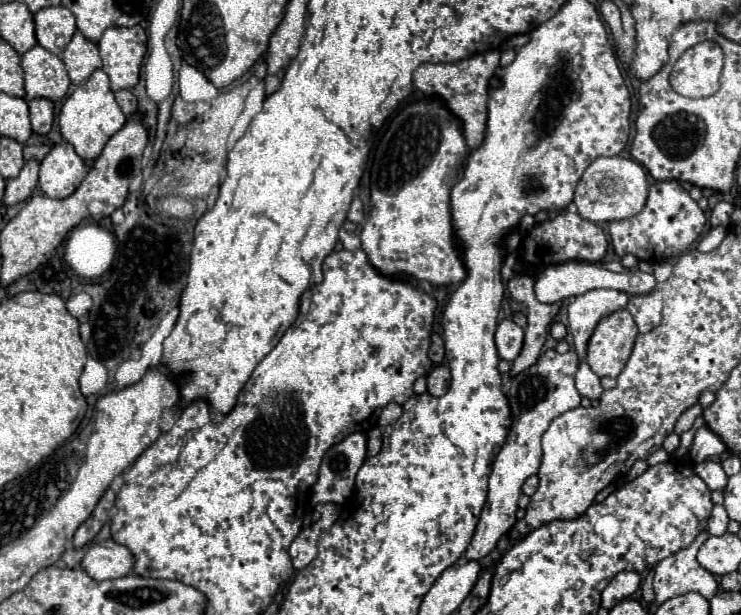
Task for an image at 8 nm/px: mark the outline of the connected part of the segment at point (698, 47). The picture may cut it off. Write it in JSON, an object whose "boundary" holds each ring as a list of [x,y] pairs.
{"boundary":[[[699,42],[679,58],[671,70],[671,86],[687,98],[707,98],[719,90],[723,52],[715,42]]]}

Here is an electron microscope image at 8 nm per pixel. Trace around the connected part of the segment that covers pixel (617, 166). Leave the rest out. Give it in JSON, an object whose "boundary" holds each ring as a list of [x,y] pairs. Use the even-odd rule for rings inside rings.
{"boundary":[[[597,158],[581,176],[573,204],[577,206],[577,214],[589,222],[611,222],[625,220],[641,212],[647,200],[647,178],[645,168],[631,158]]]}

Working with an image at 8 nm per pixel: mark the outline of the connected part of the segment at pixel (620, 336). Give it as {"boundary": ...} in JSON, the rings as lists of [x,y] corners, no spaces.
{"boundary":[[[627,310],[605,316],[587,344],[587,364],[597,376],[617,378],[625,368],[637,338],[637,324]]]}

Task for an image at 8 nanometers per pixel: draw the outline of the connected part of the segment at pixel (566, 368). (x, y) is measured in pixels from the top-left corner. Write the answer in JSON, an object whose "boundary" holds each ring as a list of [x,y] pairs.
{"boundary":[[[571,348],[565,354],[559,354],[555,350],[547,350],[541,354],[541,358],[527,368],[525,372],[511,378],[511,388],[507,392],[507,400],[511,406],[511,430],[507,434],[507,440],[497,454],[493,462],[493,472],[489,476],[489,494],[487,502],[483,506],[477,530],[471,538],[471,544],[467,546],[465,560],[481,560],[485,558],[499,542],[503,534],[507,534],[515,522],[517,522],[517,500],[521,496],[523,482],[537,474],[541,464],[541,436],[549,428],[549,424],[563,412],[573,410],[579,406],[581,396],[575,388],[575,372],[579,366],[579,358],[575,356],[575,350]]]}

